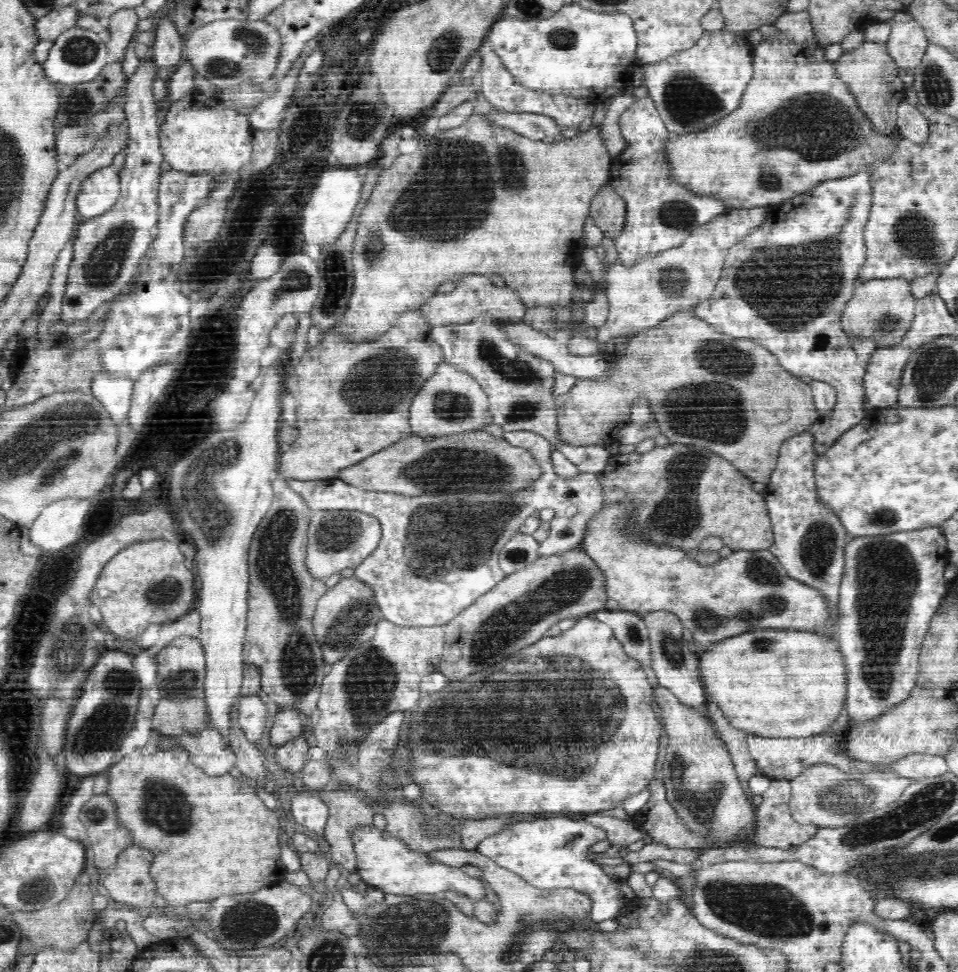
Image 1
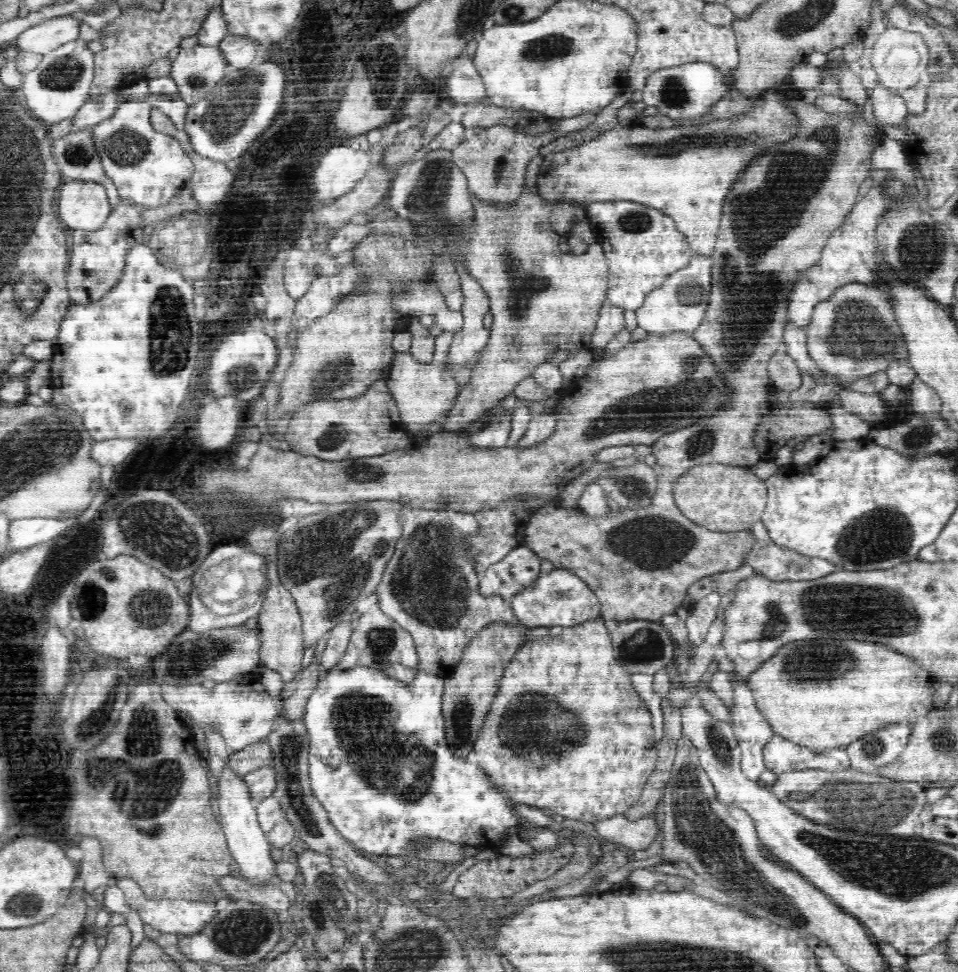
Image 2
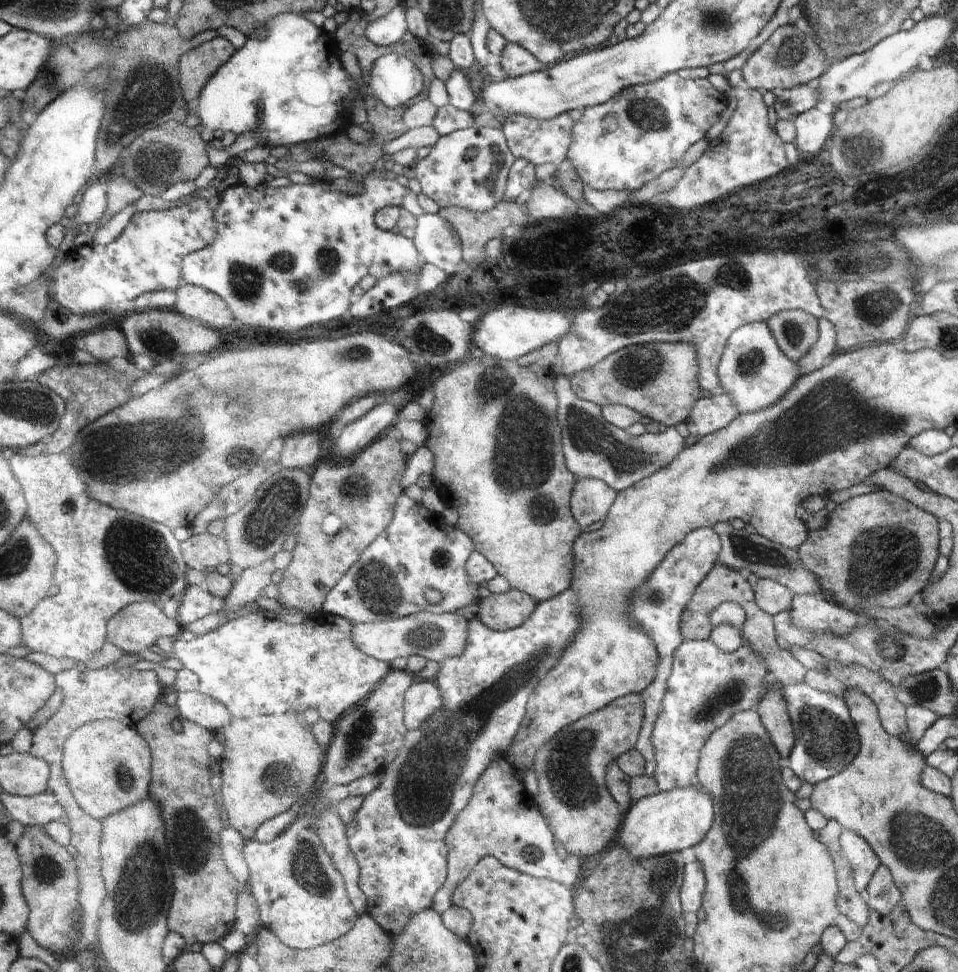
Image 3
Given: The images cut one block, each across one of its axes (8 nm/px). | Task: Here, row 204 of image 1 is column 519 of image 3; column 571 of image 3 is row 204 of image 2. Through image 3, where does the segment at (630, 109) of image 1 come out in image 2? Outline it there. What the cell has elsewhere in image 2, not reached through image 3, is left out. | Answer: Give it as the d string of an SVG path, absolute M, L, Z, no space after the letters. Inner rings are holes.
M600 201L588 205L588 224L602 246L608 264L607 301L634 311L673 272L689 263L694 254L674 219L664 211L632 201Z

